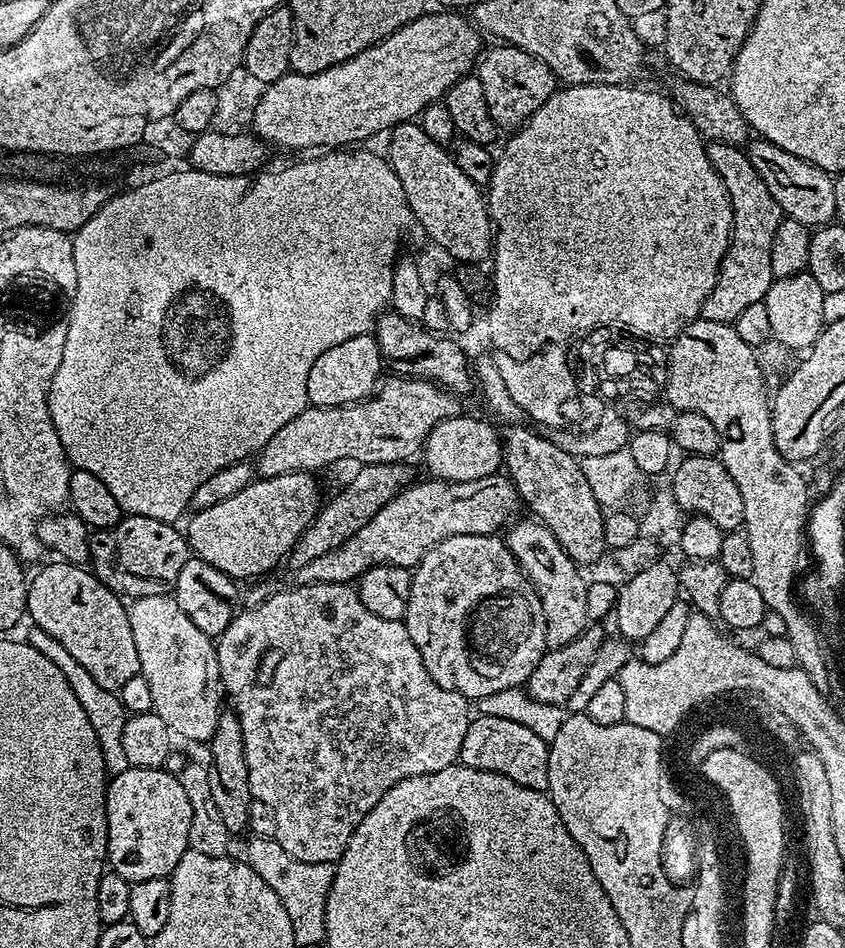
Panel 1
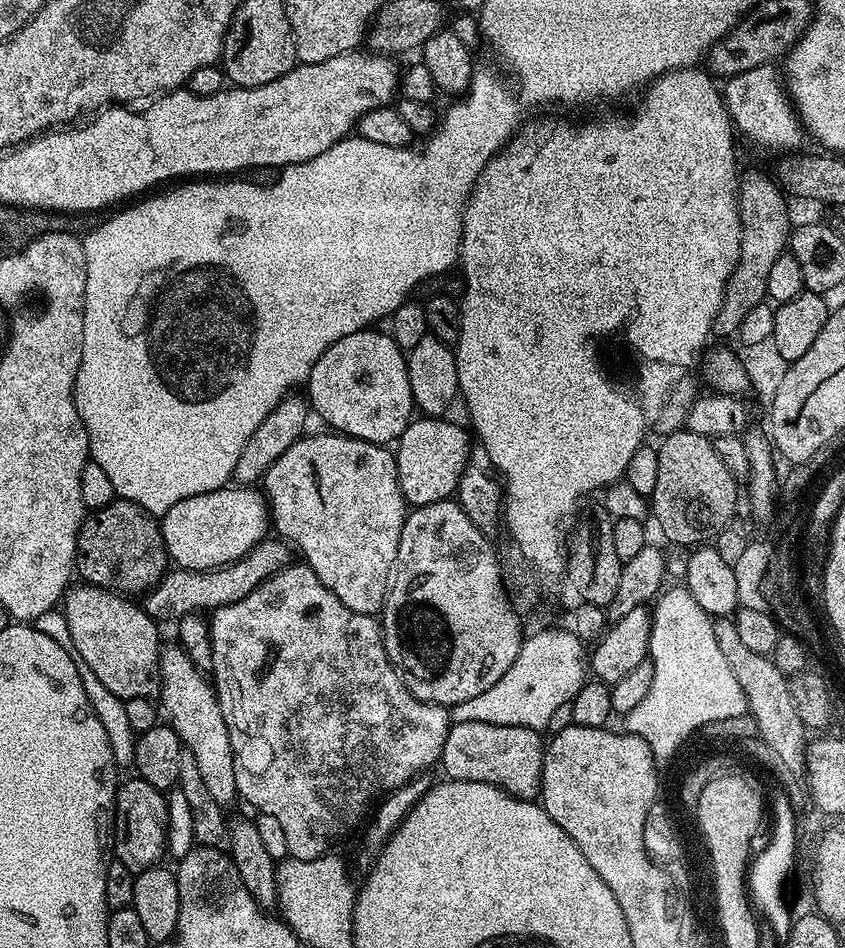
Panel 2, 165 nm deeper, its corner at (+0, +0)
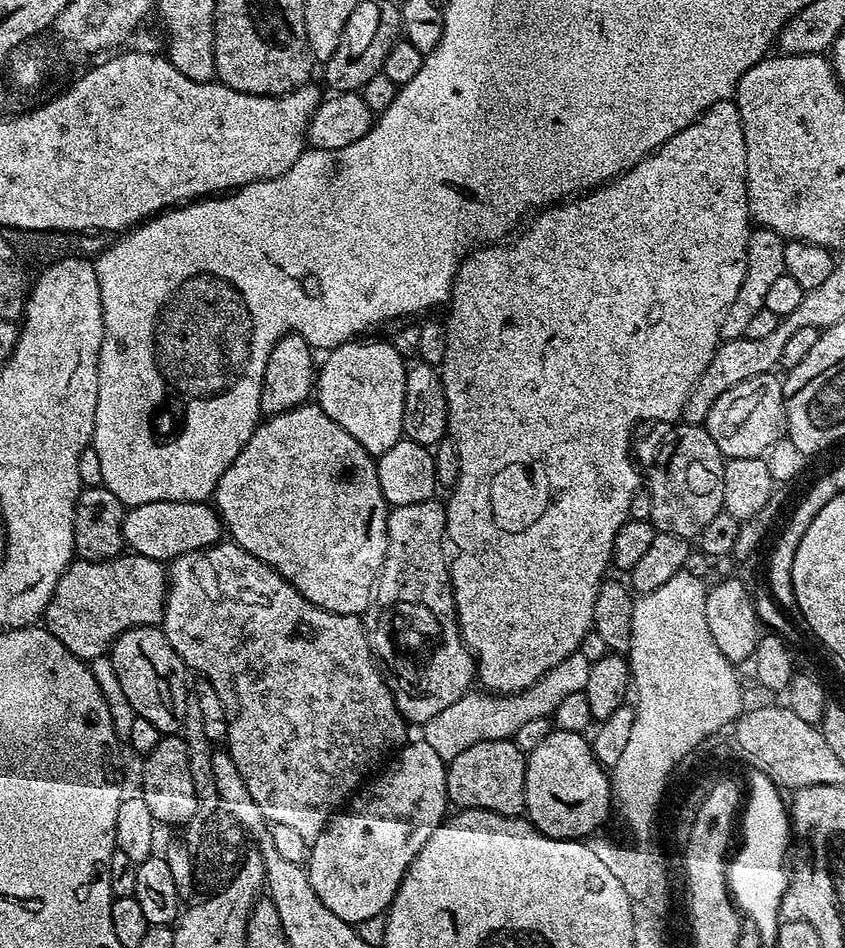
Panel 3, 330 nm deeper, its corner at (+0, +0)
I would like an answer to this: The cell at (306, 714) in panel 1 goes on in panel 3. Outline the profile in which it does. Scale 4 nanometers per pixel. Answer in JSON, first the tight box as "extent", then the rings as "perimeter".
{"extent":[162,542,409,842],"perimeter":[[[221,542],[202,550],[190,550],[171,561],[166,571],[168,601],[164,604],[162,630],[170,646],[174,646],[178,658],[182,658],[185,668],[193,673],[200,672],[196,674],[208,680],[210,686],[214,686],[218,698],[222,698],[228,723],[226,750],[232,755],[234,766],[238,766],[238,774],[242,774],[242,782],[246,782],[250,798],[258,802],[269,825],[281,824],[289,830],[294,830],[301,838],[306,838],[310,842],[316,840],[329,820],[337,815],[341,807],[339,804],[363,782],[364,775],[383,756],[391,757],[409,739],[409,725],[398,710],[383,671],[378,667],[376,657],[372,655],[372,647],[368,645],[368,636],[364,633],[363,619],[360,616],[334,614],[314,606],[314,602],[302,598],[302,594],[290,582],[286,582],[286,578],[282,578],[266,562],[254,558],[254,554],[242,550],[234,542]]]}

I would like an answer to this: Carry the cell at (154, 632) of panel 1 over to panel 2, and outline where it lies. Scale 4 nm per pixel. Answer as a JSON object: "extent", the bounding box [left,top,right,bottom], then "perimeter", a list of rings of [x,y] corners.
{"extent":[160,646,238,810],"perimeter":[[[178,646],[165,647],[160,654],[160,695],[163,715],[178,734],[187,752],[194,754],[194,762],[202,773],[208,793],[225,810],[237,803],[238,793],[234,782],[234,754],[230,746],[230,734],[226,730],[226,718],[222,718],[216,689],[209,677],[190,662],[190,658]]]}

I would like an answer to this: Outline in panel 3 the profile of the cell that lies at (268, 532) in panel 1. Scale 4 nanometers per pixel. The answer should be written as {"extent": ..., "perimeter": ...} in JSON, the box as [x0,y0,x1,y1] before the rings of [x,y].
{"extent":[124,500,222,562],"perimeter":[[[163,500],[146,502],[129,507],[124,513],[124,543],[135,555],[154,558],[161,562],[171,562],[190,550],[202,550],[222,540],[222,521],[220,513],[211,503],[198,500]]]}

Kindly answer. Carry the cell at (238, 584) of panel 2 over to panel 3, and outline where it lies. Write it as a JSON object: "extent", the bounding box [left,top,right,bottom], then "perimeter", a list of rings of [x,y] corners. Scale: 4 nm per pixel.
{"extent":[42,554,168,662],"perimeter":[[[121,554],[113,560],[76,558],[58,578],[42,624],[70,654],[85,662],[96,662],[126,630],[163,625],[167,601],[168,574],[159,560],[135,554]]]}

